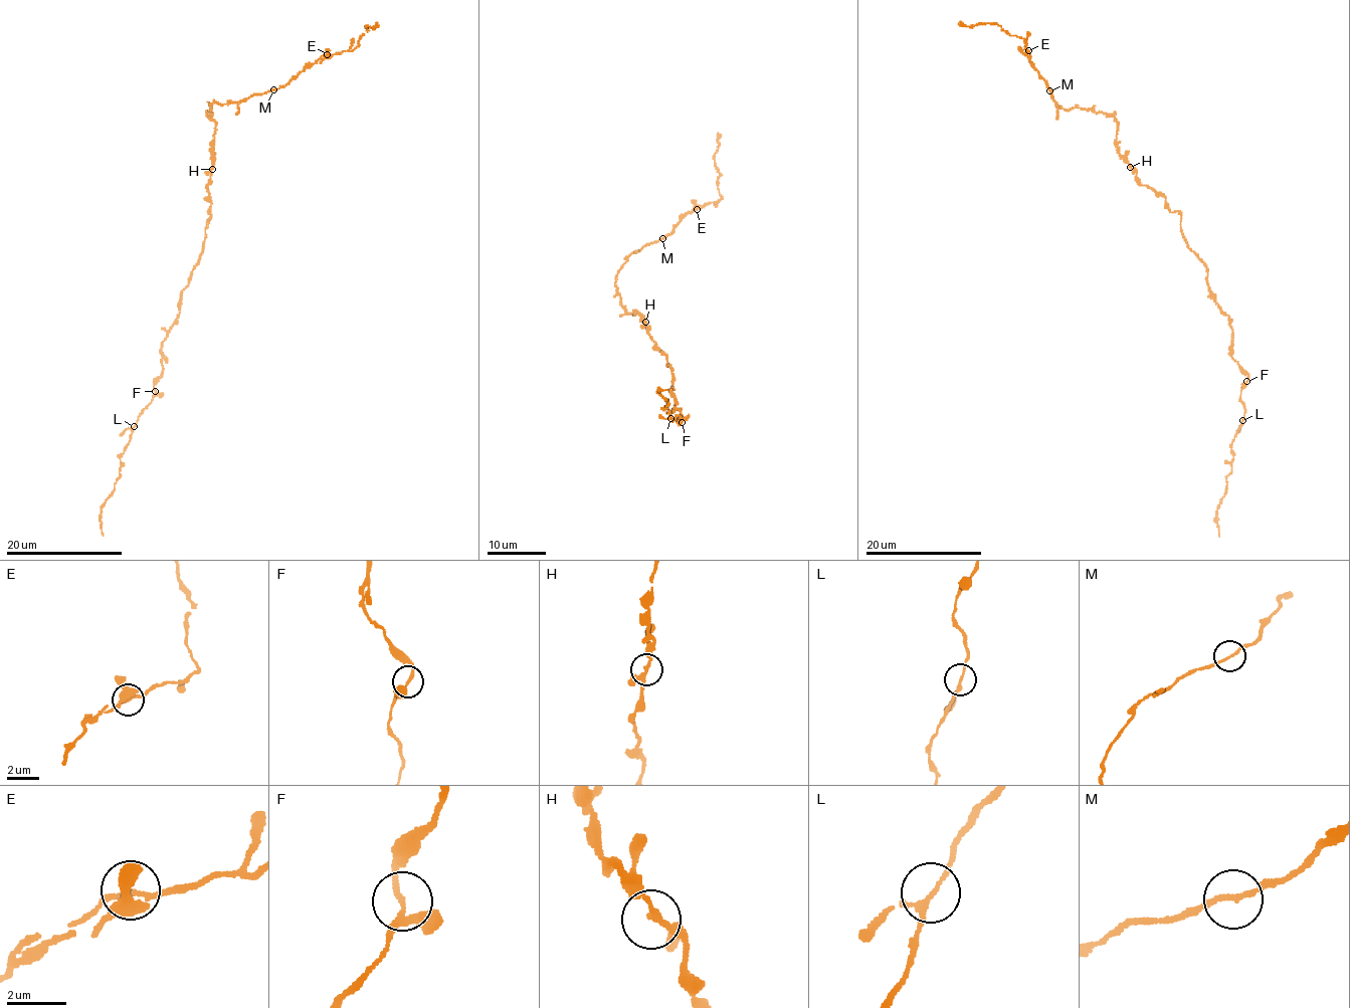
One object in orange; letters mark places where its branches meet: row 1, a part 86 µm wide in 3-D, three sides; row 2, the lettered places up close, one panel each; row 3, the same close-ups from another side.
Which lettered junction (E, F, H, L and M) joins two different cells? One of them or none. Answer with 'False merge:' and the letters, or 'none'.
False merge: none

